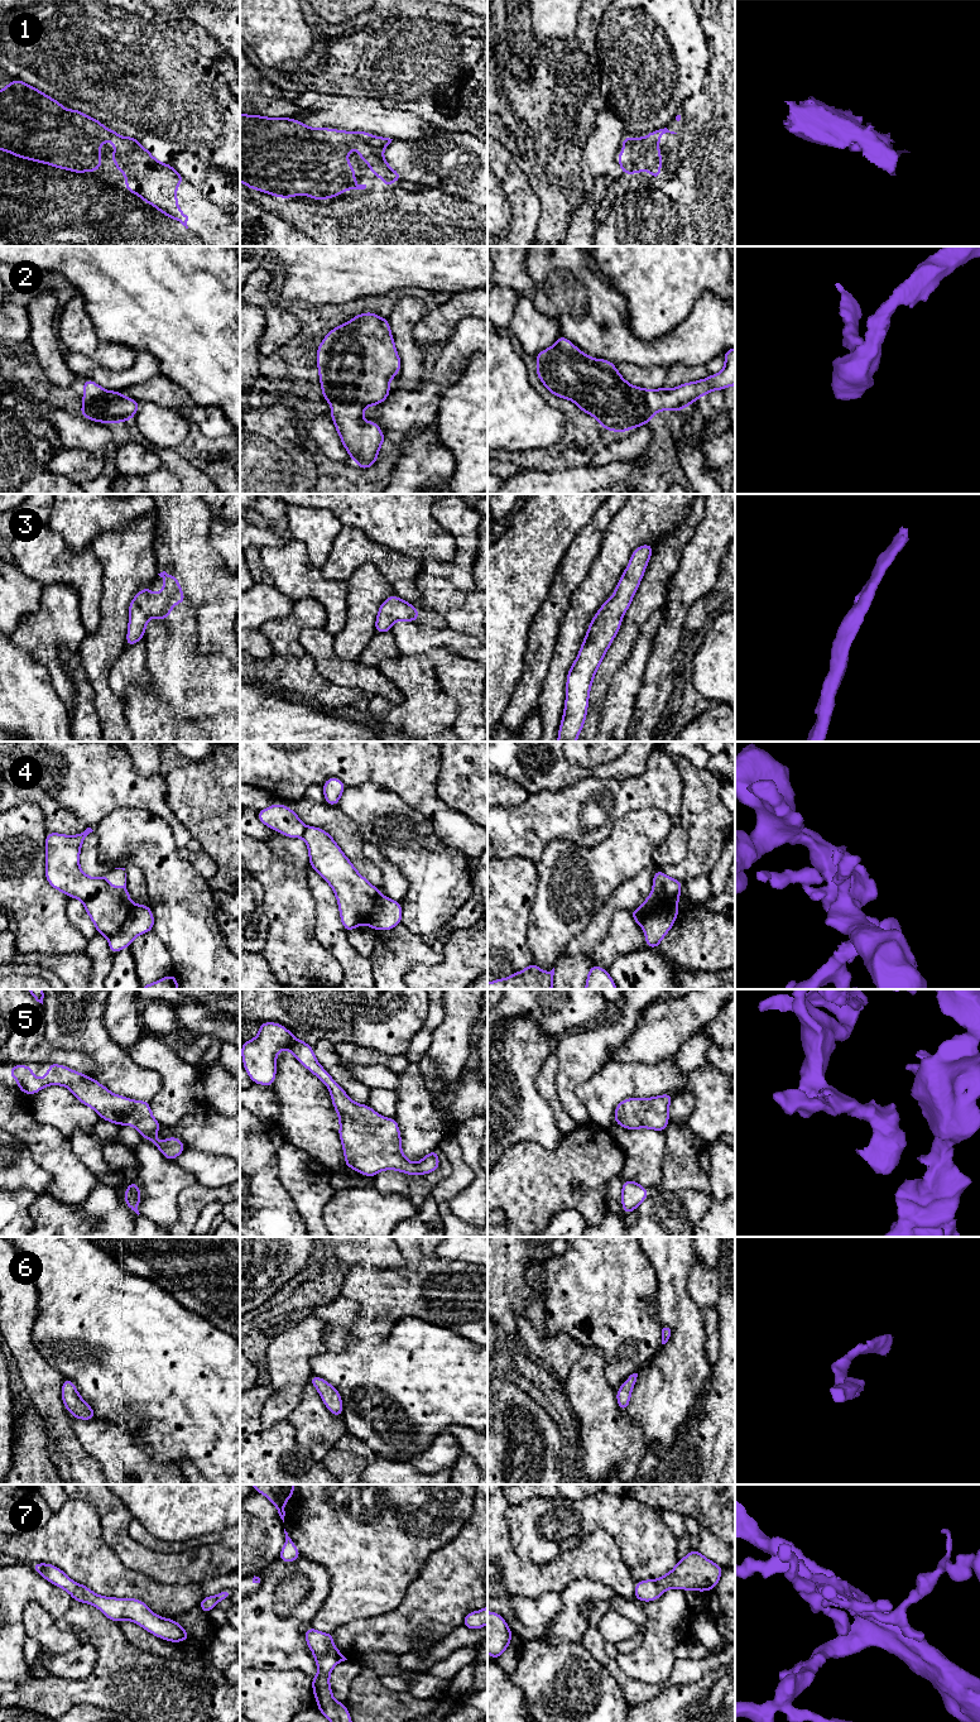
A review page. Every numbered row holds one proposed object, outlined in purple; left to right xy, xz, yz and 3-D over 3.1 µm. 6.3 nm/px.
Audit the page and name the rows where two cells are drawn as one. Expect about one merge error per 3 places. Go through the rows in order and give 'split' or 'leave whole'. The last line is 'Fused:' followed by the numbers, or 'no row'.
1: leave whole
2: leave whole
3: leave whole
4: split
5: leave whole
6: leave whole
7: leave whole
Fused: 4

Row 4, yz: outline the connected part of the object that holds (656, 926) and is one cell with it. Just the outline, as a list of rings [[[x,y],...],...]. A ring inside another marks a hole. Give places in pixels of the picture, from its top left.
[[[678,906],[663,907],[644,921],[643,930],[648,948],[657,949],[659,946],[663,937],[674,925],[678,912]]]

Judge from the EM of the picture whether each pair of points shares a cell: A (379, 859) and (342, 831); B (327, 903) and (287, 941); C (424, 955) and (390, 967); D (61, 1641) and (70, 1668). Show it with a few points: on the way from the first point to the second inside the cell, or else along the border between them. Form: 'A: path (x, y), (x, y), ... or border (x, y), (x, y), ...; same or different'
A: border (364, 843), (364, 854), (380, 873); different
B: border (308, 886), (315, 901), (315, 938), (322, 944); different
C: path (416, 955), (402, 955), (399, 958); same
D: border (83, 1639), (70, 1650), (47, 1654), (42, 1667); different

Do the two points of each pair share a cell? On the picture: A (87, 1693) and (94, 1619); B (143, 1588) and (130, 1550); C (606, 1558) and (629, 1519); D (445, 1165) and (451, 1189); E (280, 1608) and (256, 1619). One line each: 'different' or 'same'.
A: same
B: different
C: different
D: different
E: different

